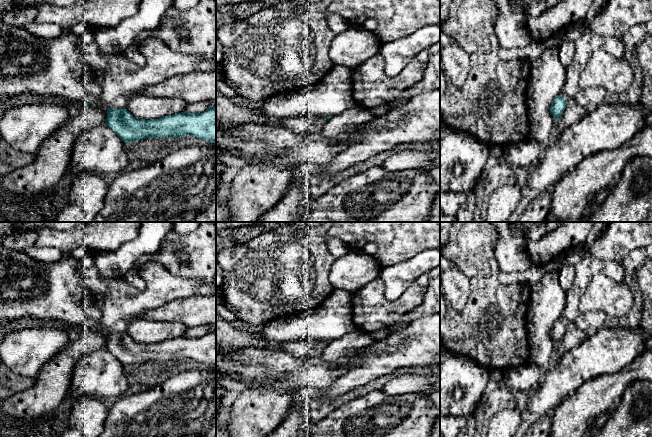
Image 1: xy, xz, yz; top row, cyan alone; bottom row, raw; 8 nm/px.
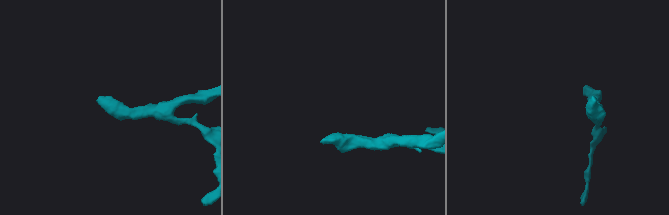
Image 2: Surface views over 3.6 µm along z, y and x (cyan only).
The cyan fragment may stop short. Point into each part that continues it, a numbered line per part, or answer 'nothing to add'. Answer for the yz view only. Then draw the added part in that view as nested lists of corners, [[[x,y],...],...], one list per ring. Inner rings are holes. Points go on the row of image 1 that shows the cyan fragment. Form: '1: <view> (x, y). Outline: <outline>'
1: yz (589, 42). Outline: [[[587,30],[574,41],[574,47],[574,58],[570,65],[566,67],[566,81],[559,94],[566,101],[574,98],[580,91],[580,75],[593,52],[602,49],[617,58],[624,57],[626,53],[621,39],[602,37],[590,30]]]

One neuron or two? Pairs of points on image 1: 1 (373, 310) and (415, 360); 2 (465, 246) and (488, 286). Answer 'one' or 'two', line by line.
1: two
2: one

